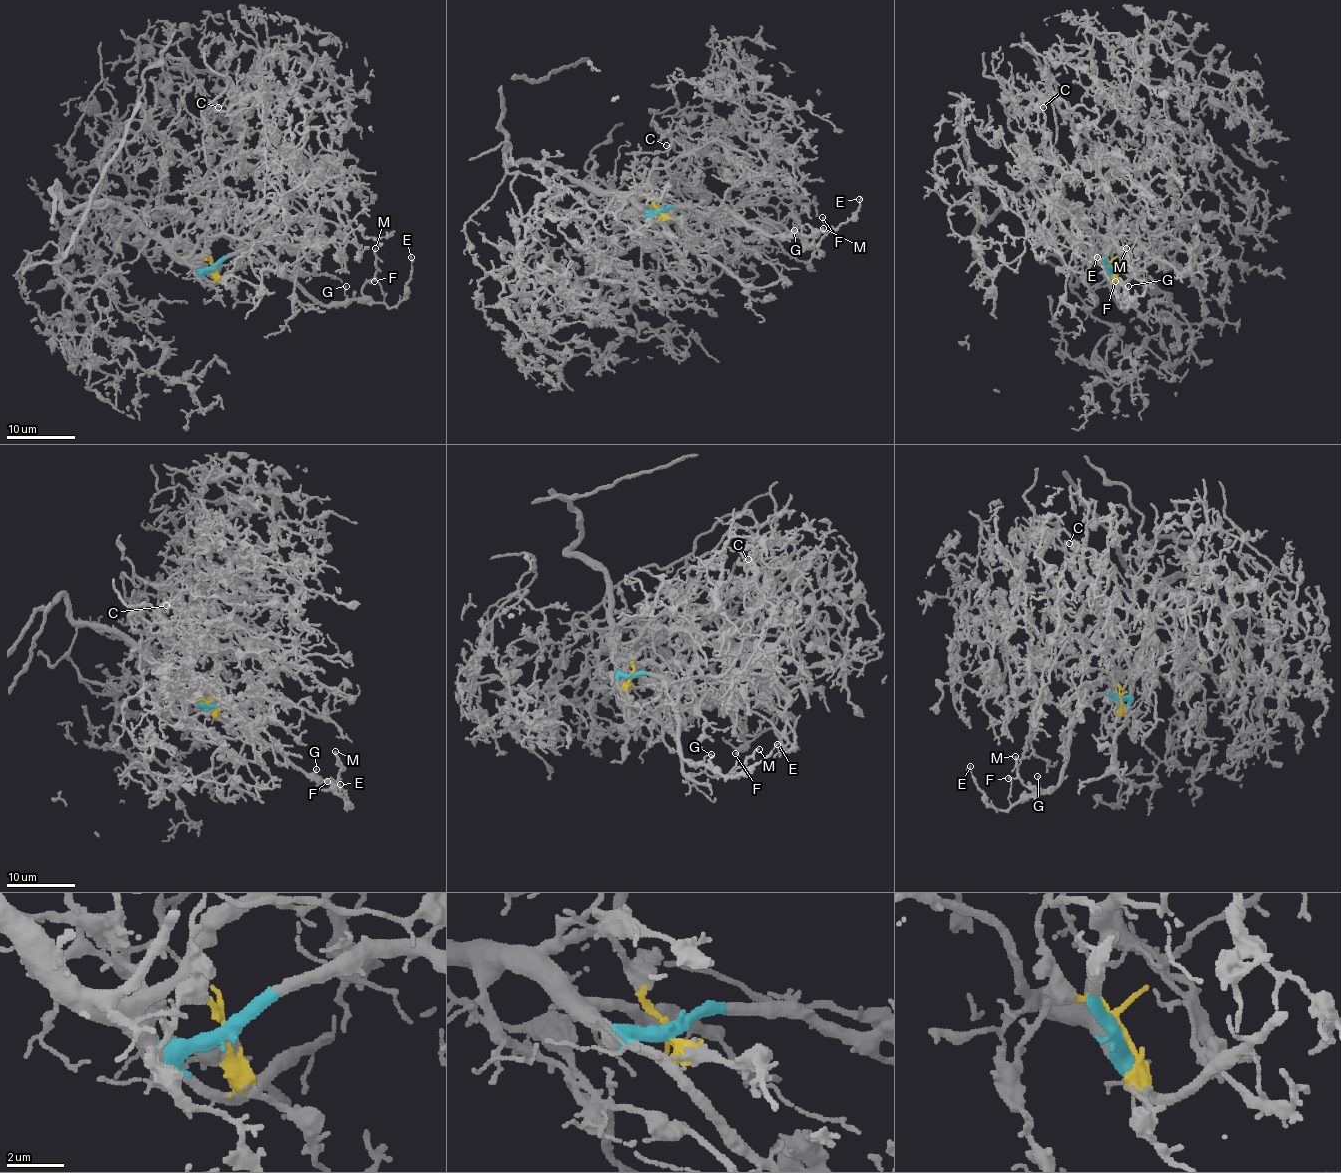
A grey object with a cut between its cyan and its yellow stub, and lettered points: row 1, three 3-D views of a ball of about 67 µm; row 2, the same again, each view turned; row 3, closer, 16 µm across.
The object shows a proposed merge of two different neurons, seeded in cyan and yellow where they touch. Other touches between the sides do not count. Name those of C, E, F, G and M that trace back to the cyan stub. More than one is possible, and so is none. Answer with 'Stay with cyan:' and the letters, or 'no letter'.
Stay with cyan: E, F, G, M

